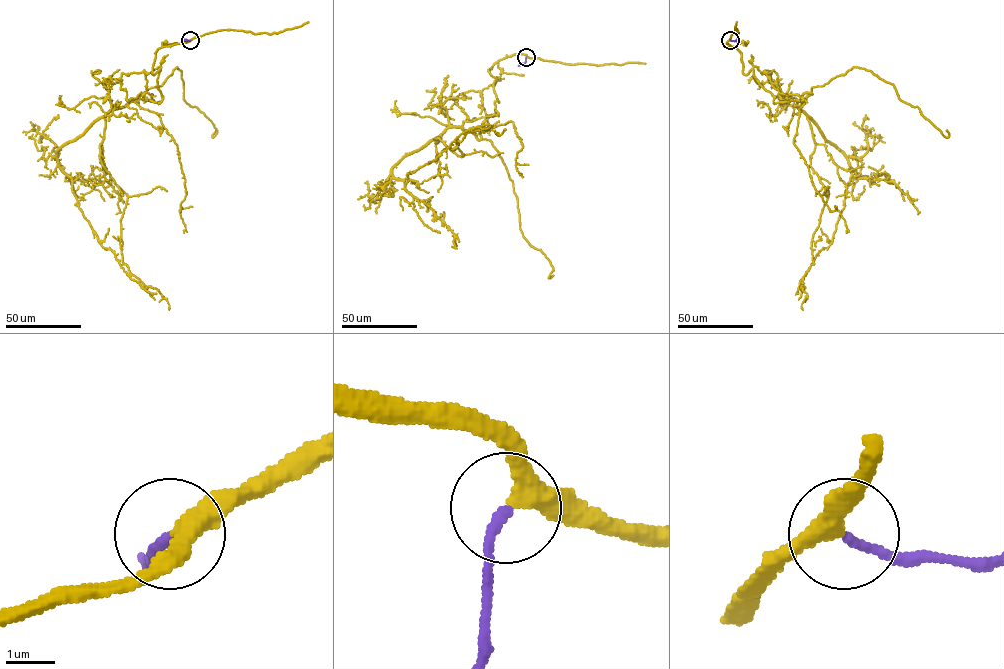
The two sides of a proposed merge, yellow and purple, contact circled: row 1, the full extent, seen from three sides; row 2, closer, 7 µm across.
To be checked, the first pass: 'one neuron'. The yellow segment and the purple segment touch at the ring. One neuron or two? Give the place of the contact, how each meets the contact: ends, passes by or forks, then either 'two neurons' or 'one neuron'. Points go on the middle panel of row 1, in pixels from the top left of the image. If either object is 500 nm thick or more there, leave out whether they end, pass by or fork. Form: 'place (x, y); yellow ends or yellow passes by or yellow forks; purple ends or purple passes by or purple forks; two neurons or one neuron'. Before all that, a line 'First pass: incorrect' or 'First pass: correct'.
First pass: correct
place (526, 57); yellow passes by; purple ends; one neuron

